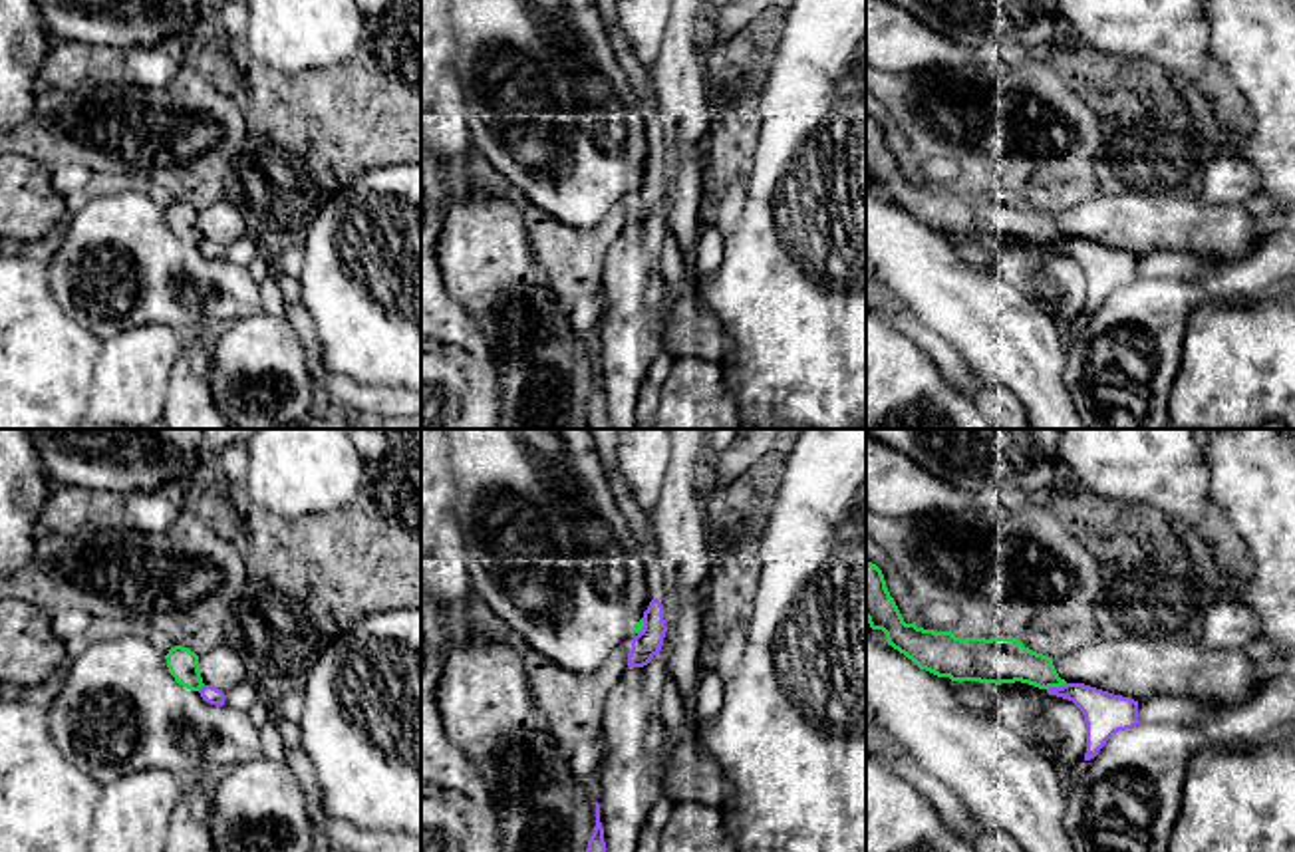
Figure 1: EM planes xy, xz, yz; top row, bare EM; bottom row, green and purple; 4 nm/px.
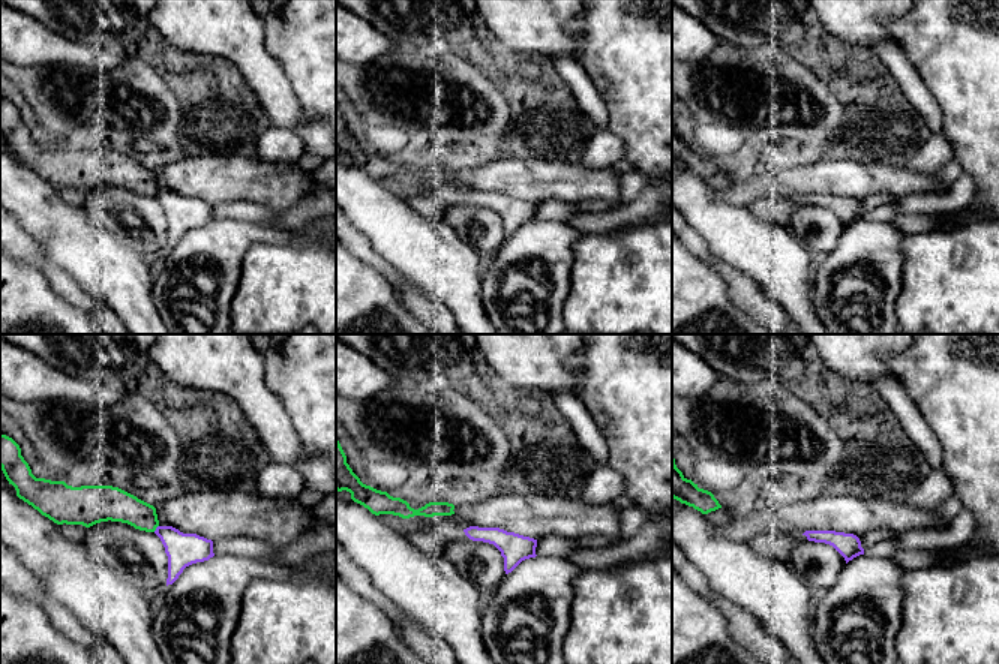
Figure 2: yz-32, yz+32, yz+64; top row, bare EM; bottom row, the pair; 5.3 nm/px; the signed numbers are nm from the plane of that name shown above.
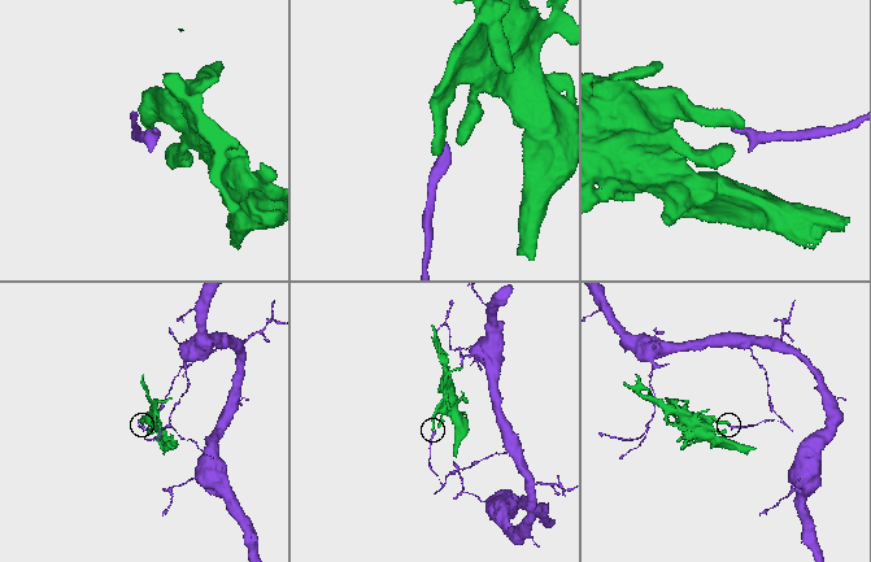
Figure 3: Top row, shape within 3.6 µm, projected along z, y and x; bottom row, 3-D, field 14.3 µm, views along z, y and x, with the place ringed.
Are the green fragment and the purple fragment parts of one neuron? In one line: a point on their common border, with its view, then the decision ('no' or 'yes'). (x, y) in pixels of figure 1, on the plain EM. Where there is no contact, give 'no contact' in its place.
meets green in yz at (1057, 241); no

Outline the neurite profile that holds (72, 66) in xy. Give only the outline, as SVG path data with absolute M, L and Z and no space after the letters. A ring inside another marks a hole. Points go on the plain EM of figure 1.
M70 40L50 50L38 71L38 81L64 91L99 85L163 89L179 70L181 64L159 48L115 48Z

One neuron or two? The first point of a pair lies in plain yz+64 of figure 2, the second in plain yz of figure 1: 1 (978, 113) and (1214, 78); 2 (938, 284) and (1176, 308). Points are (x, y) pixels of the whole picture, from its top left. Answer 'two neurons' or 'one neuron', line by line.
1: two neurons
2: two neurons

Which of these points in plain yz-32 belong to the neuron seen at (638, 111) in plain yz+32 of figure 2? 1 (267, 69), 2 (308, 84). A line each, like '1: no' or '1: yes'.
1: no
2: yes

